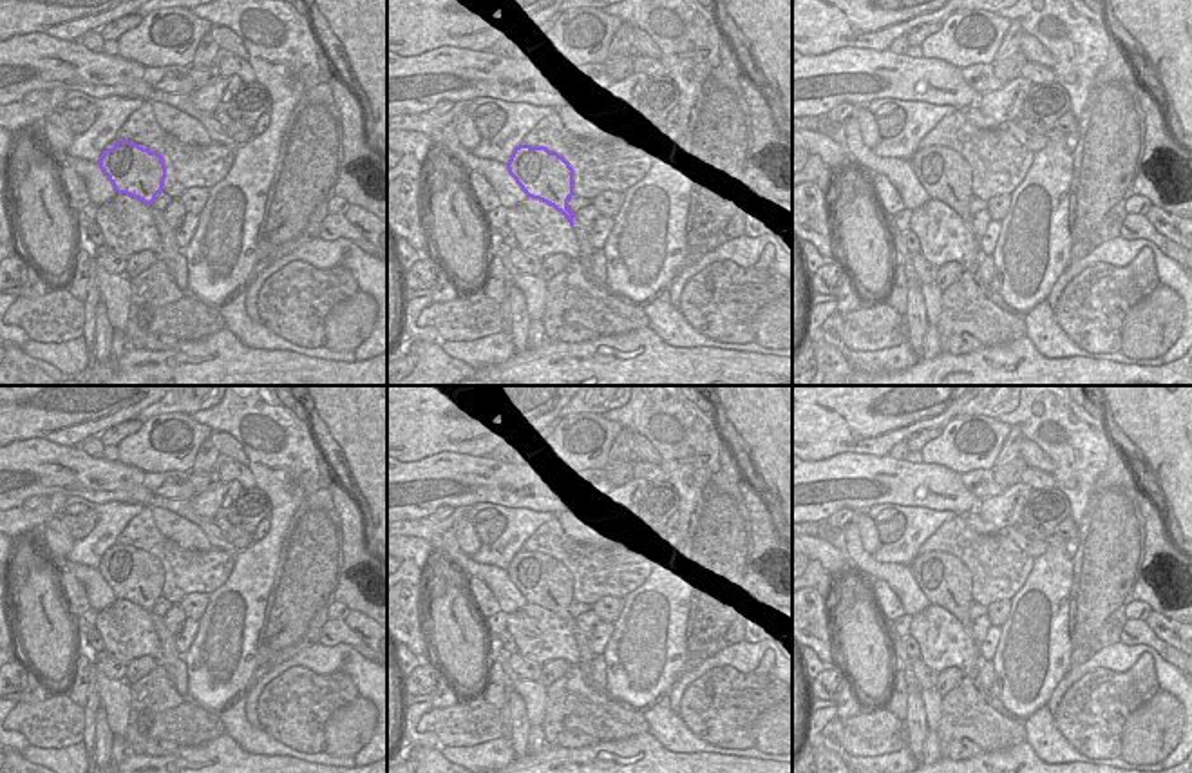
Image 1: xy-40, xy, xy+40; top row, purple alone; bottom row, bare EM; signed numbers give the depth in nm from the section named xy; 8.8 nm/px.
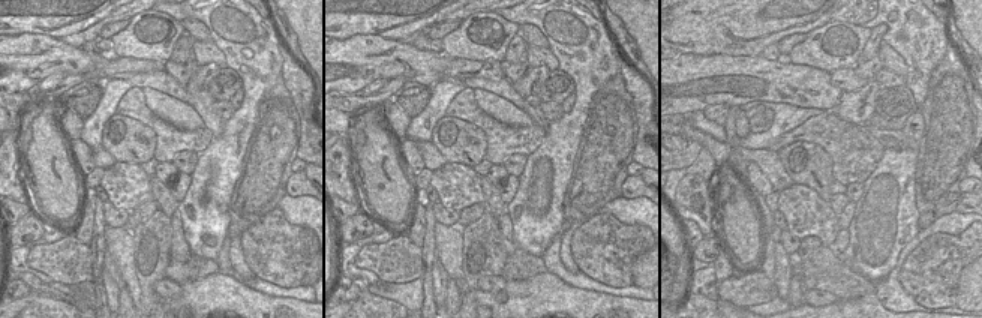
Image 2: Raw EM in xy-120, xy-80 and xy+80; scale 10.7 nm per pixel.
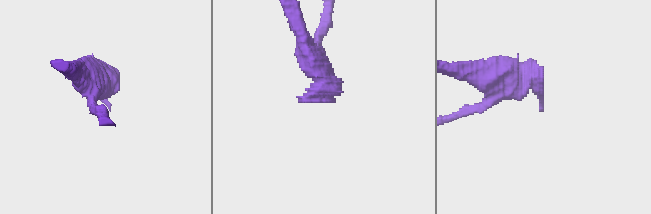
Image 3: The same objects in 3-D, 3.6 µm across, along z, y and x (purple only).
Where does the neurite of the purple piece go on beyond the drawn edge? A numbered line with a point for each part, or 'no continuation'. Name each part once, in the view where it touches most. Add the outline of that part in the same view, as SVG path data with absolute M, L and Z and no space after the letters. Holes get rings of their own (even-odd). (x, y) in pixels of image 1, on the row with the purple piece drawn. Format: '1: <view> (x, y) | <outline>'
no continuation

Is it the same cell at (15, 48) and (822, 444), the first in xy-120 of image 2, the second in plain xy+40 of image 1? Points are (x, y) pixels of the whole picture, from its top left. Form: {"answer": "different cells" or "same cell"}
{"answer": "different cells"}

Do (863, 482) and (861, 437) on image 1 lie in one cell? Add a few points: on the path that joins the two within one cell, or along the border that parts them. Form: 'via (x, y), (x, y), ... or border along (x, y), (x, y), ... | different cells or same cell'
border along (887, 457), (836, 453), (820, 460) | different cells

